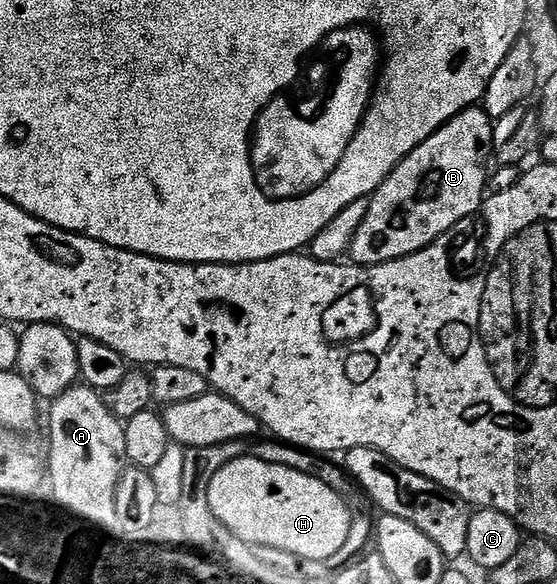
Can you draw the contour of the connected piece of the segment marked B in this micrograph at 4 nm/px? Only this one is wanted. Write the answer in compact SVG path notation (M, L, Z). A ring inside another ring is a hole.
M470 108L415 147L368 199L367 216L351 240L348 261L354 266L374 266L414 254L459 220L476 215L487 194L485 165L491 162L493 123L484 109Z

